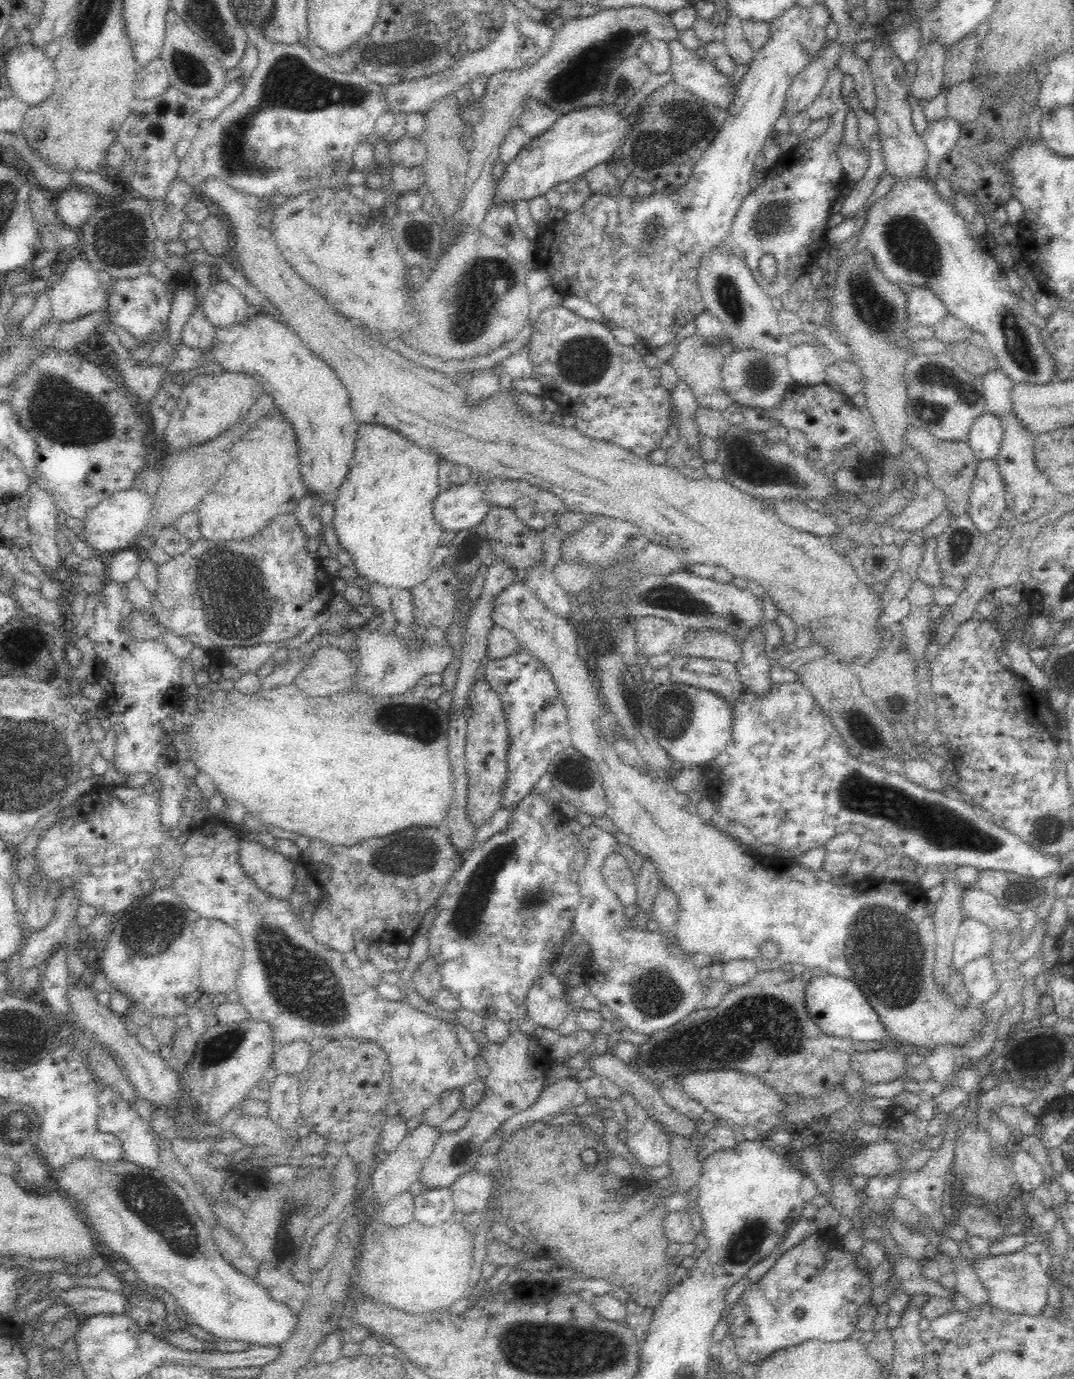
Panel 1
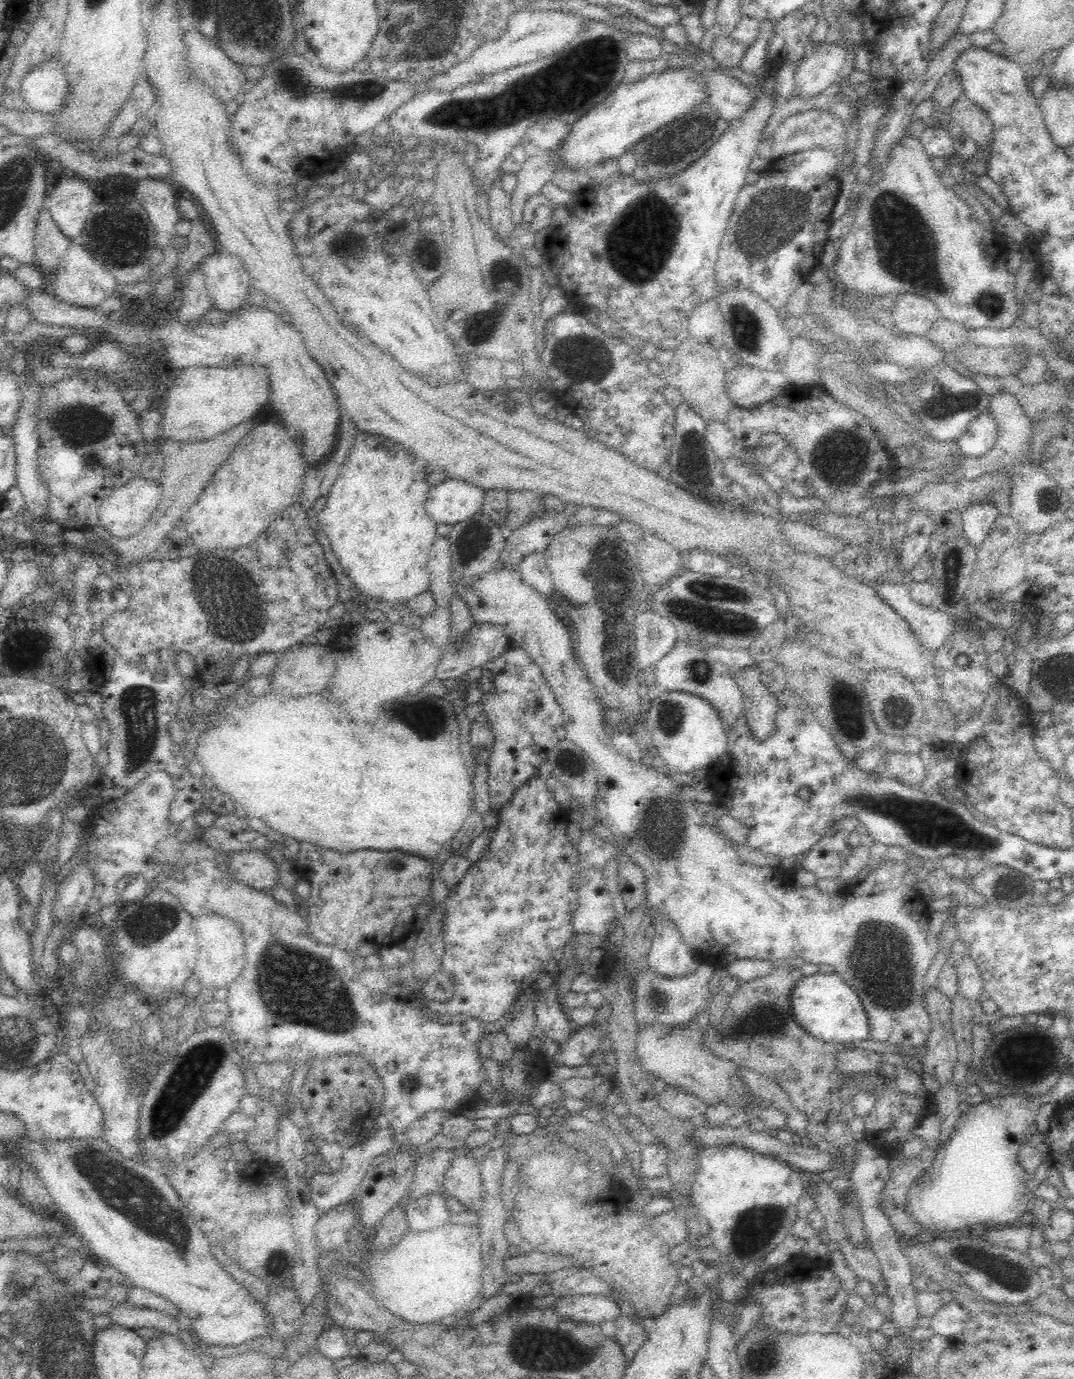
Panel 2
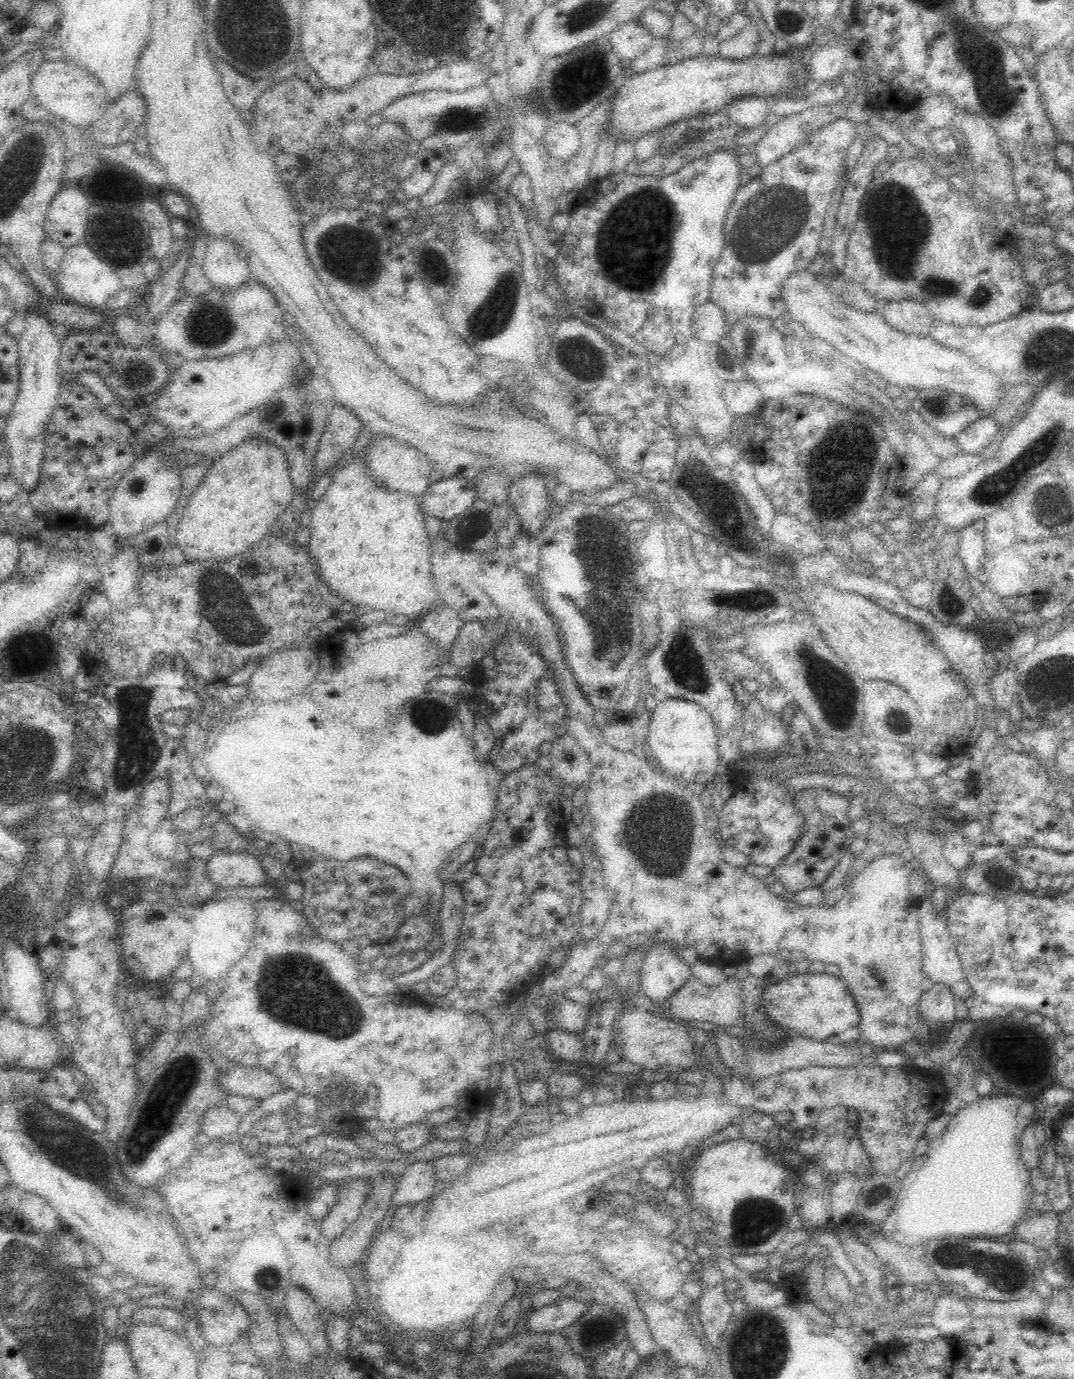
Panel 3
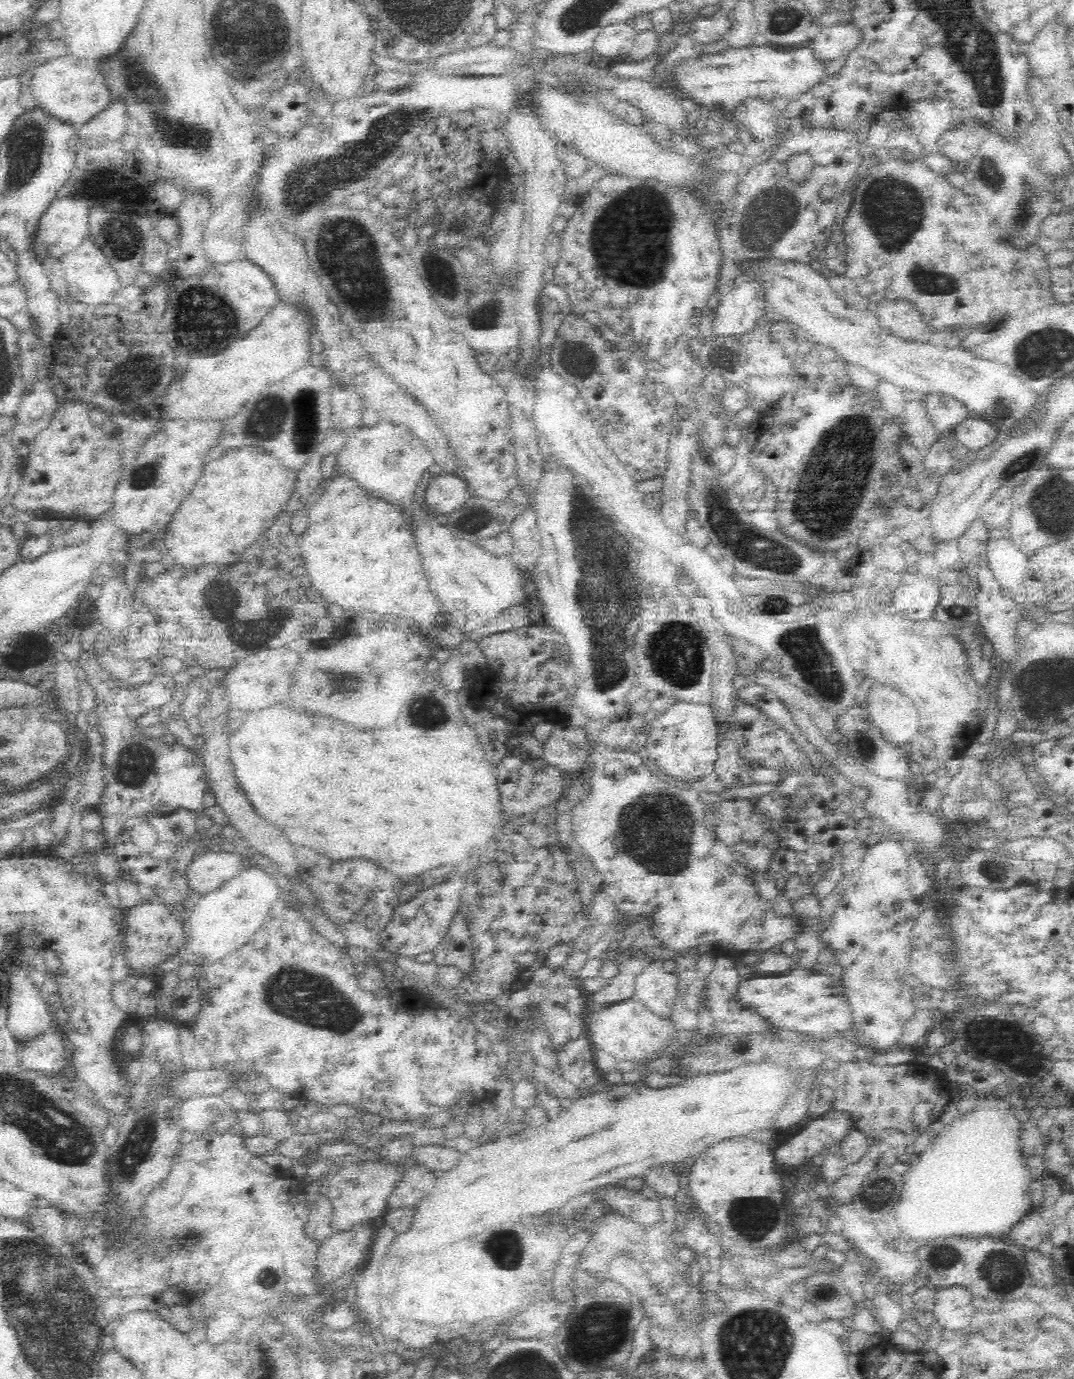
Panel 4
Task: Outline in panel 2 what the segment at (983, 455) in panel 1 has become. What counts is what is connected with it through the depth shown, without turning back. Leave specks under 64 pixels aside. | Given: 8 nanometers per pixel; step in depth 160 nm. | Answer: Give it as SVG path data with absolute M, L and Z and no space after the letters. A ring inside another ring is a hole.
M987 412L980 414L969 426L956 444L964 456L976 458L989 452L998 438L998 425Z

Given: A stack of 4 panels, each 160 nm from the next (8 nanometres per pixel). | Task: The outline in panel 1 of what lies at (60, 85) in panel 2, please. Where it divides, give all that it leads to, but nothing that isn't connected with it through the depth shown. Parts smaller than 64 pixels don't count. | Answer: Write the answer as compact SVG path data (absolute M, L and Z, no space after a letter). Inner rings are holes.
M30 42L14 48L6 59L6 76L9 80L13 96L18 97L28 105L28 108L39 105L52 94L57 81L57 72L54 69L53 59L48 58L45 50L31 46Z

